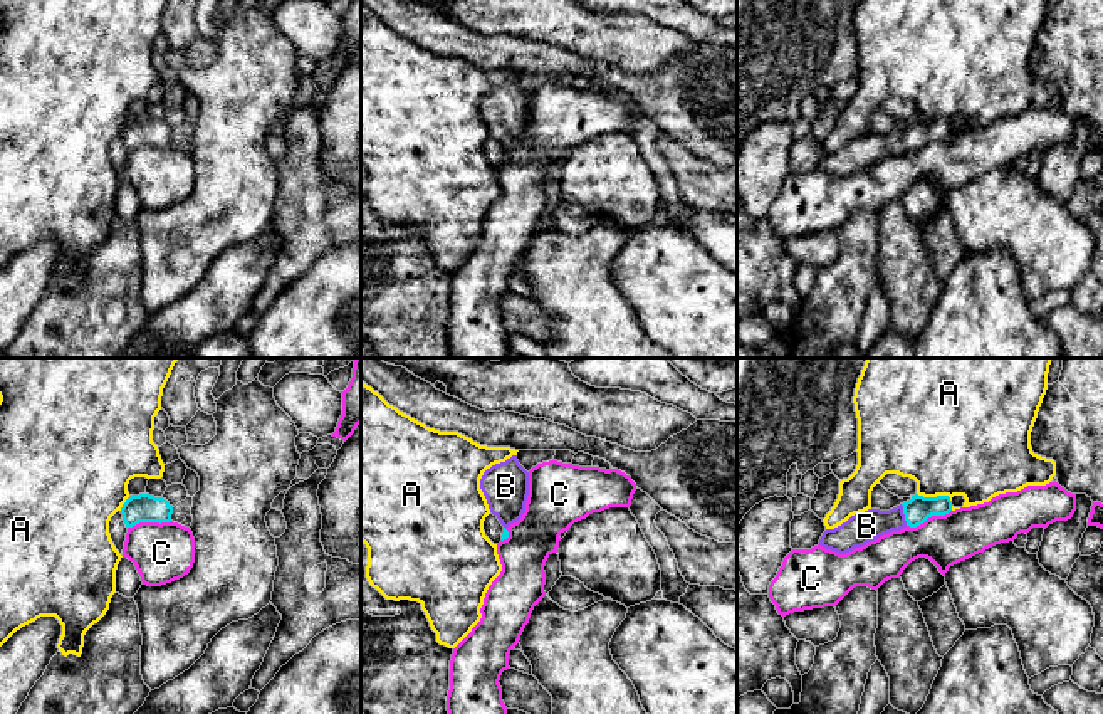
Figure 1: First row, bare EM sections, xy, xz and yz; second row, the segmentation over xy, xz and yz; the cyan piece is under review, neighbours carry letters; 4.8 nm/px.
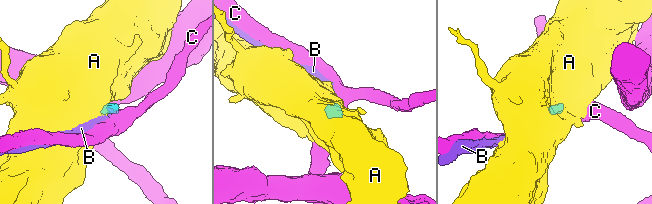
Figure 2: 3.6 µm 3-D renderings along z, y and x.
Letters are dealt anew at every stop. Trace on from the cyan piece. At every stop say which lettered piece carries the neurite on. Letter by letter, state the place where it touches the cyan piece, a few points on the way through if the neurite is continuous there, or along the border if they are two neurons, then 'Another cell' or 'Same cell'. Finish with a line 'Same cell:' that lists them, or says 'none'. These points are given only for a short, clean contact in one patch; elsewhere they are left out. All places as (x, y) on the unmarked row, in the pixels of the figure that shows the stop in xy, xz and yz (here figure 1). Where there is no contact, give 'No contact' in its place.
A: Touches cyan at yz (937, 120). Boundary: yz (917, 116), (924, 120), (947, 120), (951, 125). Another cell
B: Touches cyan at yz (905, 138). Path across: yz (917, 133), (905, 138), (867, 150). Same cell
C: Touches cyan at yz (929, 140). Boundary: yz (951, 133), (940, 140), (929, 140), (915, 150), (907, 150). Another cell
Same cell: B

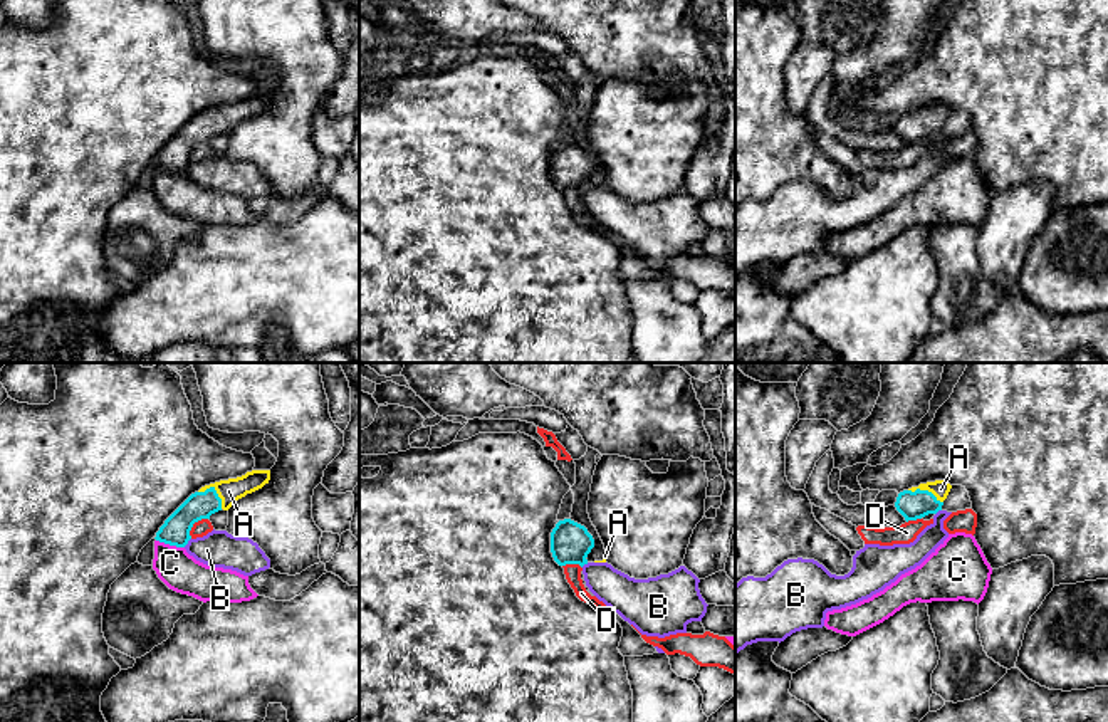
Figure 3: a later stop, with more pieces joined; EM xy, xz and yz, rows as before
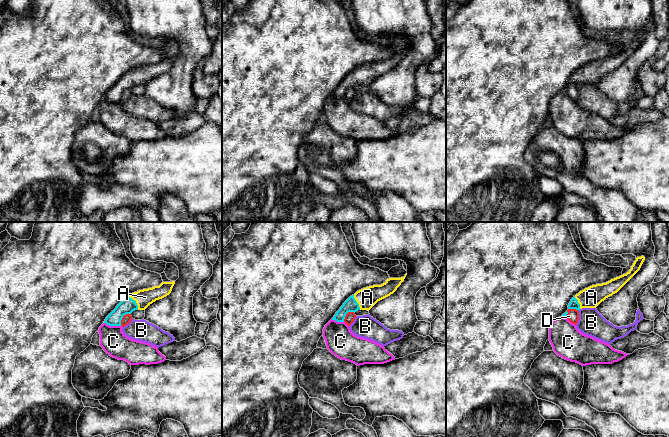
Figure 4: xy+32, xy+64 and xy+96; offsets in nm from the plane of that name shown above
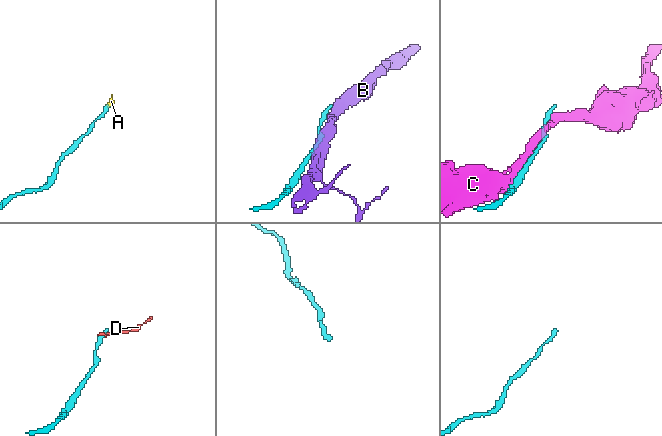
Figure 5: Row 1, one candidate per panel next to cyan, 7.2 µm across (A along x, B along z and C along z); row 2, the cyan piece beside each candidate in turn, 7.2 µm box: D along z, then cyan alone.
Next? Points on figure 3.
A: Touches cyan at xy (215, 115). Path across: xy (198, 130), (215, 115), (229, 115). Same cell
B: Touches cyan at xy (187, 167). Another cell
C: Touches cyan at xy (170, 168). Another cell
D: Touches cyan at xy (193, 146). Boundary: xy (207, 141), (193, 148), (190, 162). Another cell
Same cell: A

